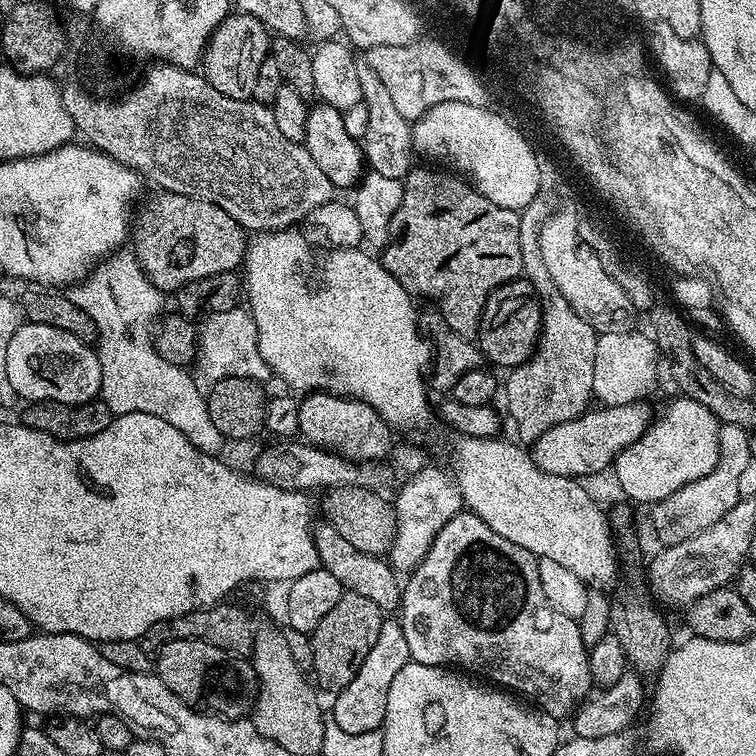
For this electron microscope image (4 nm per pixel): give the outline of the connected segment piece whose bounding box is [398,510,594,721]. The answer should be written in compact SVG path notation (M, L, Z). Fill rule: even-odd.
M462 510L454 518L450 518L450 522L446 522L442 526L442 530L438 530L426 558L422 558L422 562L407 577L402 588L398 619L402 626L402 634L406 634L406 646L410 646L411 663L425 664L435 668L455 666L457 669L467 670L501 689L511 690L521 697L529 696L533 700L531 703L539 711L550 714L556 720L563 721L565 718L571 717L587 697L584 695L590 690L593 691L594 688L588 665L589 645L582 642L579 623L573 617L562 614L562 610L554 610L554 606L550 606L550 598L546 598L546 594L542 591L542 582L538 582L539 565L540 560L534 554L530 554L530 550L526 550L522 546L514 546L514 542L502 538L502 534L498 534L498 530L490 530L490 526L486 526L486 522L482 522L482 518L478 518L473 512Z

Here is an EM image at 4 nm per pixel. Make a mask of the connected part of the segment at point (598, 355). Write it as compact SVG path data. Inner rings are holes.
M635 330L599 333L594 346L593 397L606 408L648 398L656 388L656 360L658 349L651 335Z

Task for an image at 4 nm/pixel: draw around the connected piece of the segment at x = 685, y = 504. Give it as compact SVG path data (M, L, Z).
M723 424L719 432L720 458L718 465L701 480L687 483L671 496L649 507L650 522L660 540L667 546L685 541L686 538L700 533L724 517L742 499L738 494L739 475L742 474L750 455L749 433L739 424Z

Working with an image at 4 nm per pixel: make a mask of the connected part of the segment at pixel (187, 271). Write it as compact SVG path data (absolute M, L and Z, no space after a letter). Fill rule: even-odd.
M163 190L155 193L144 209L139 209L140 225L135 225L134 251L142 270L165 294L175 293L182 286L210 274L237 271L244 262L246 232L222 206L186 194Z

